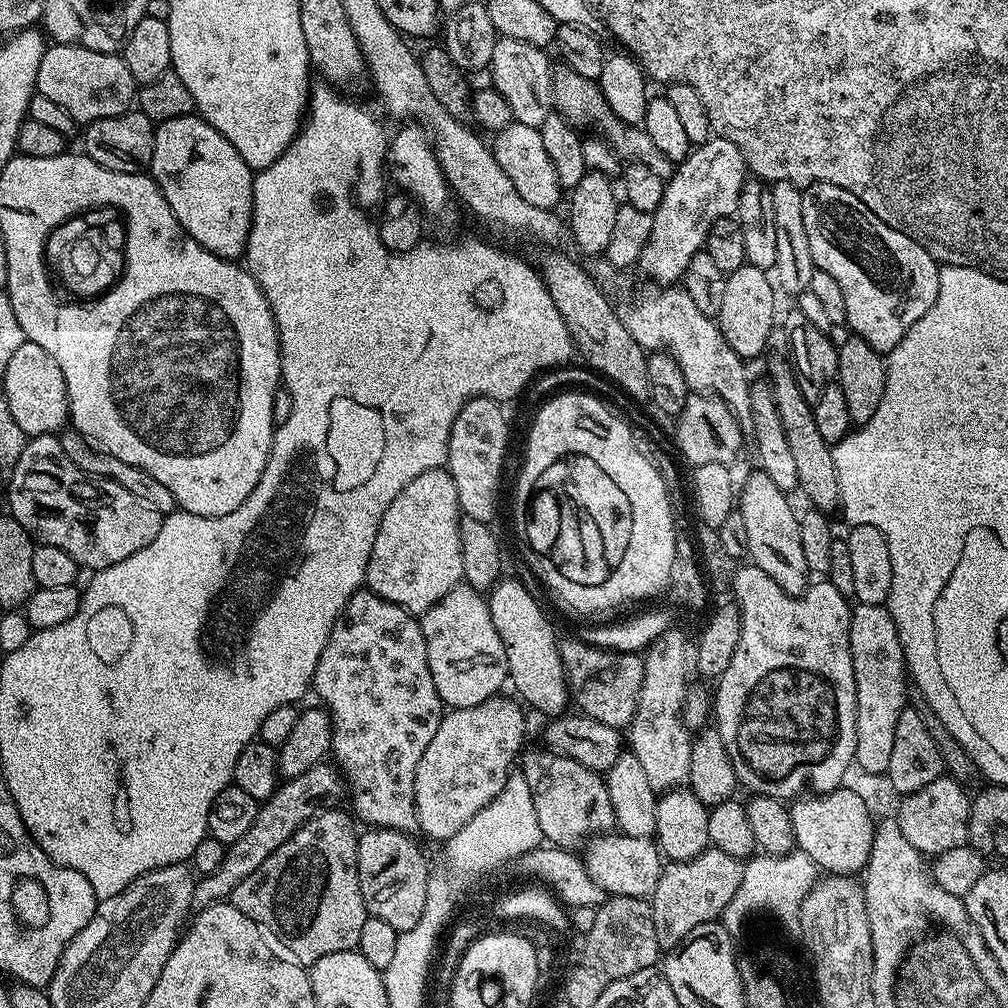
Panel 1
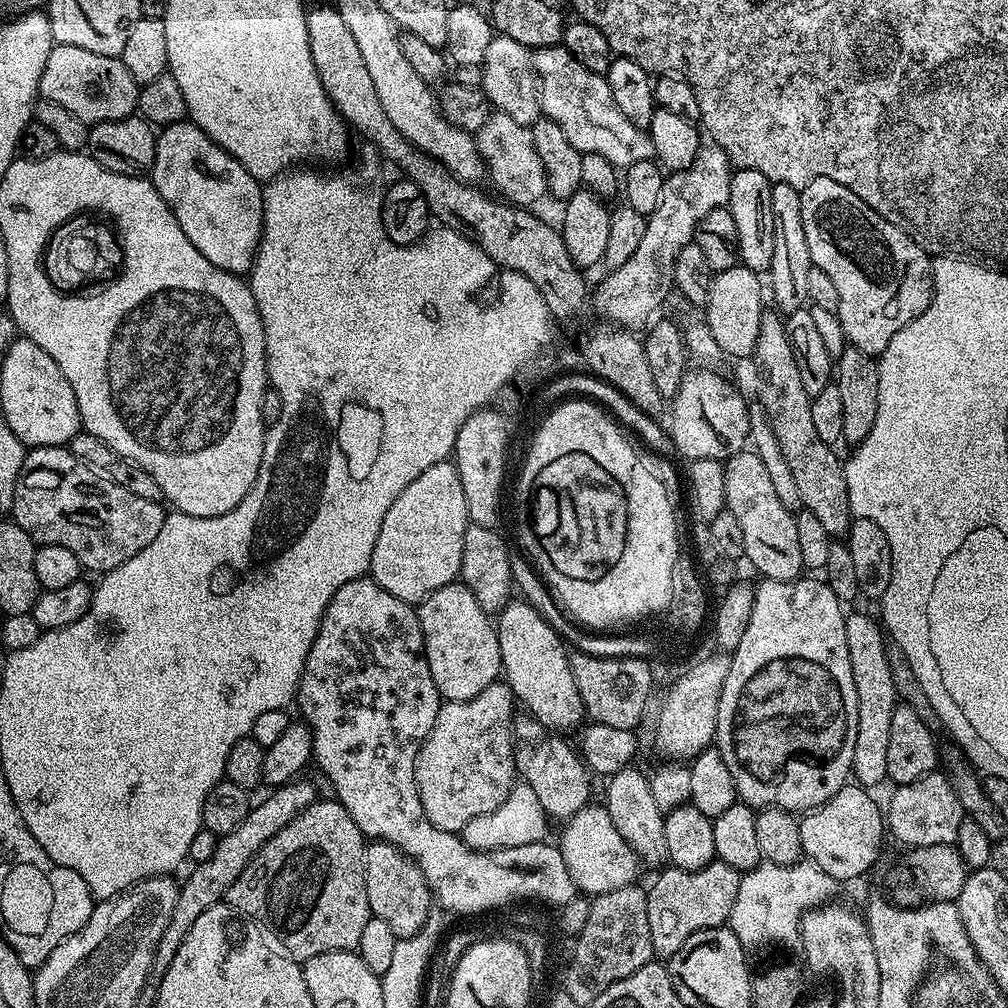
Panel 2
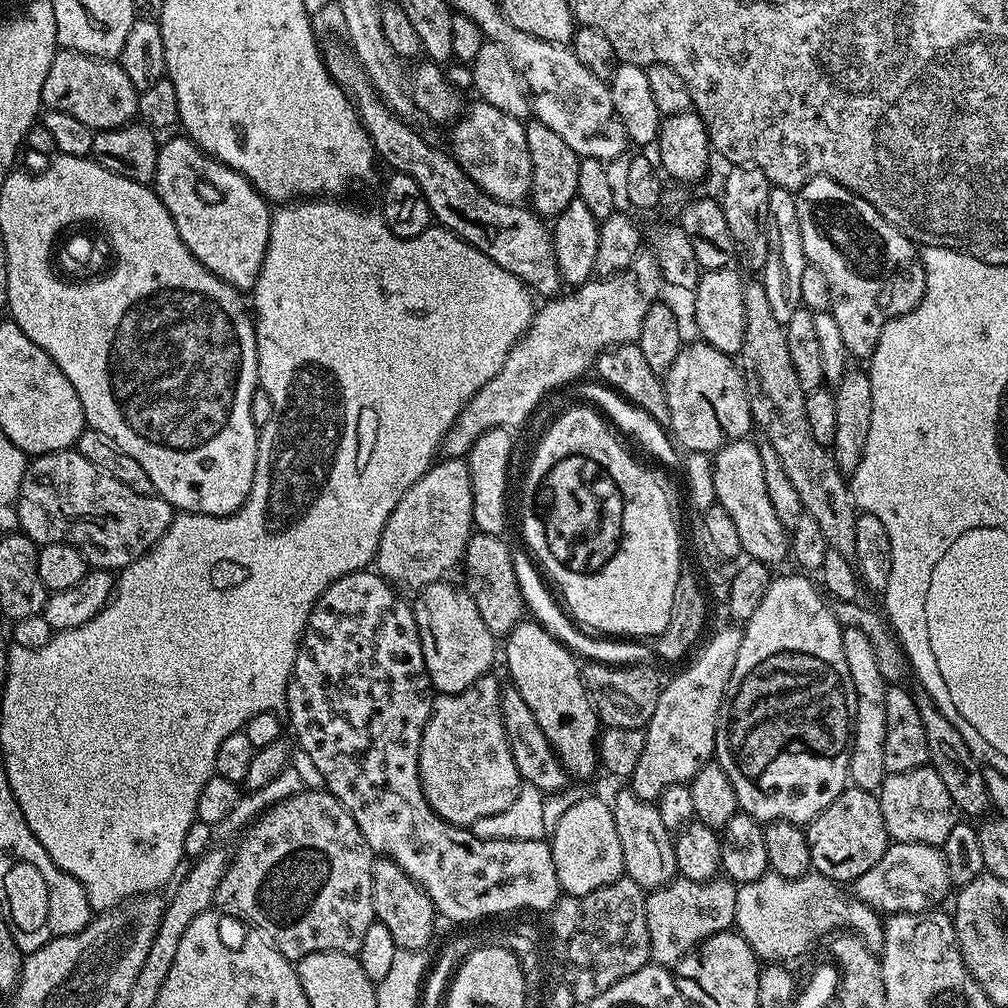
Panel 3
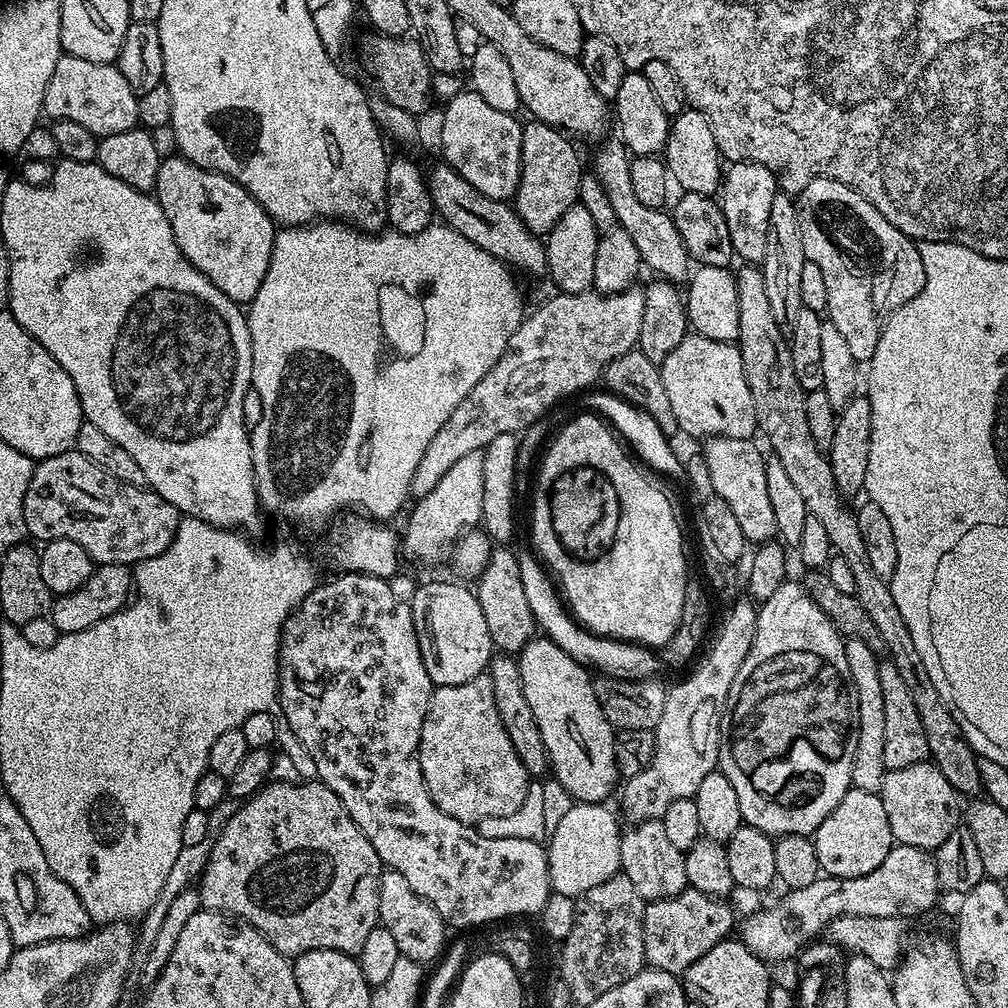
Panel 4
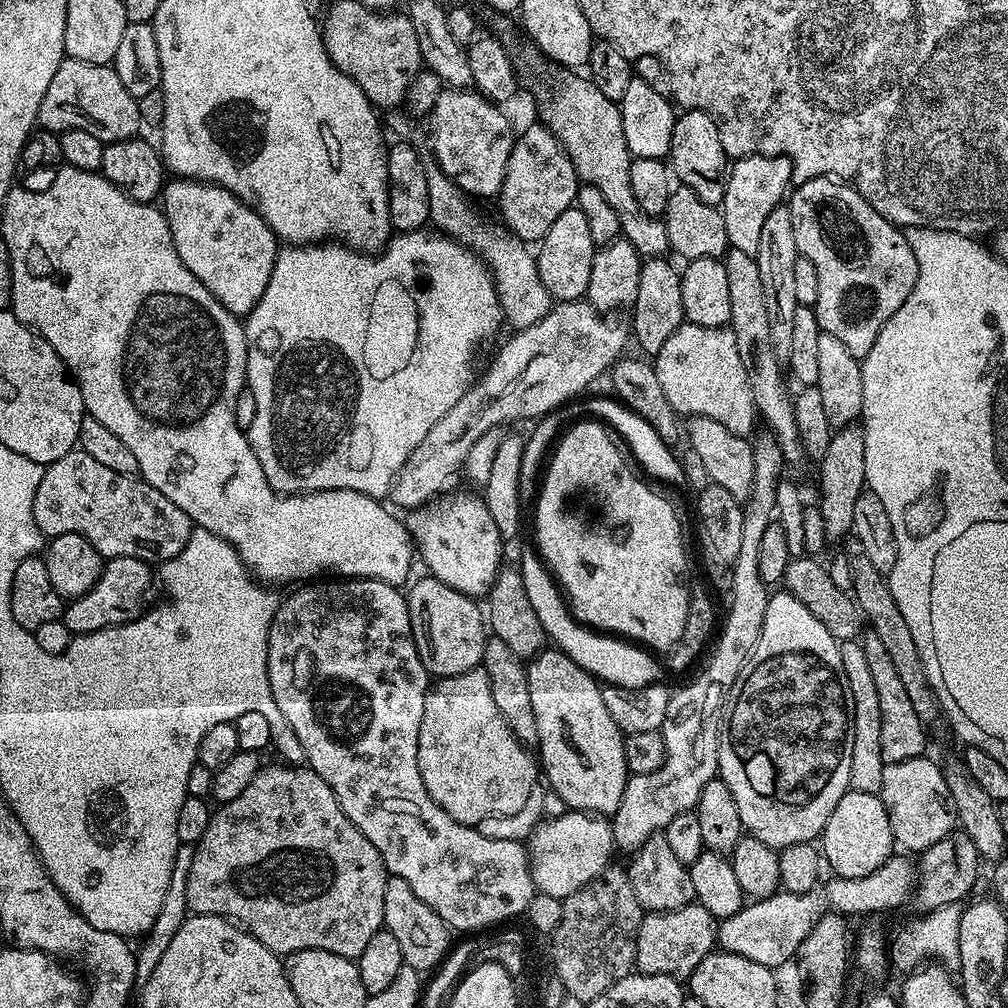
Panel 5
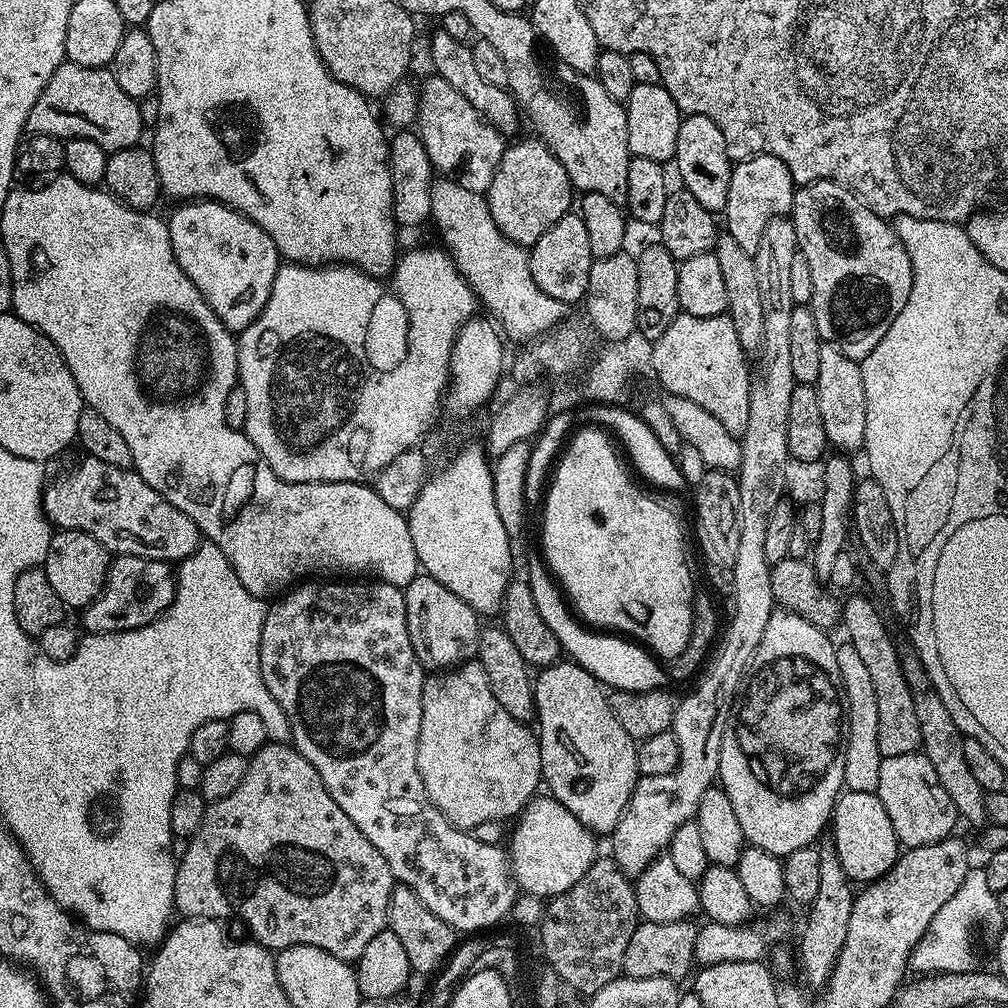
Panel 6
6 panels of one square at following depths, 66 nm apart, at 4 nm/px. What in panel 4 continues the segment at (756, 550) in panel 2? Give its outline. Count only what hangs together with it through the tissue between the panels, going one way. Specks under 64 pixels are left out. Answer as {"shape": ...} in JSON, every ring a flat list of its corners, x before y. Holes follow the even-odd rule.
{"shape":[[709,436,703,441,702,449,706,470,710,470,715,499,724,500,726,506,730,506,734,518,738,518,738,526,742,526,745,541,753,545,771,541,776,536,774,510,770,507,770,497,766,490,766,456,760,453,756,443,755,439]]}

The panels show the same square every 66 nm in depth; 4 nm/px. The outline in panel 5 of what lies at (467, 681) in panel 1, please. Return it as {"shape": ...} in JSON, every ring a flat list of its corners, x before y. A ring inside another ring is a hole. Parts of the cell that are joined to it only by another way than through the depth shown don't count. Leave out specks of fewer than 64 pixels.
{"shape":[[424,574,414,584,406,592,410,626,418,658,422,658,422,666,429,677,466,674,466,670,481,667,486,639,486,616,481,605,479,608,473,597,446,586,446,582,431,574]]}

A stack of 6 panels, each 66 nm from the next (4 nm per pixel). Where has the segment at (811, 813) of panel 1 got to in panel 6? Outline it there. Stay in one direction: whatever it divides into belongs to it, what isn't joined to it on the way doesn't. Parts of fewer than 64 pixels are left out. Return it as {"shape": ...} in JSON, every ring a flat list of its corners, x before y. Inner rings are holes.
{"shape":[[841,791,832,811,830,842,834,846,834,850,838,850,838,862,842,862,842,870,846,870,848,879,860,886,883,881,887,877,888,871,900,859,902,851,900,839,894,834,894,825,890,823,890,814,886,814,886,806,882,806,882,802,876,797,875,792]]}

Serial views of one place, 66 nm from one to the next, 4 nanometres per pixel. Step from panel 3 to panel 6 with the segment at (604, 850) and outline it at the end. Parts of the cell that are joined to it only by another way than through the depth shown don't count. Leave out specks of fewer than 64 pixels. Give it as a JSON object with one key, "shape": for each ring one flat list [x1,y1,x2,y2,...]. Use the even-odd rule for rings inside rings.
{"shape":[[537,794,524,807,519,819,515,821,516,829,511,829,512,845,506,851,512,861,512,879,516,881,521,893,528,893,543,898,561,896,570,890,586,870,598,859,596,852,597,837,578,818,570,814,550,794]]}

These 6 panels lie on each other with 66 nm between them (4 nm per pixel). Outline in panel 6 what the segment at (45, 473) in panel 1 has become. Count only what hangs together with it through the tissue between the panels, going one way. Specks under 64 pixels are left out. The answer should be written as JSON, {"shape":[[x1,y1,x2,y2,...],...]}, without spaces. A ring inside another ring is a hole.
{"shape":[[90,455,69,476,60,476,44,489,44,517,53,529,78,530,90,534,109,553,116,556,141,556,151,560,167,560,179,562,185,560,194,550,200,547,202,537,200,527,192,521,178,506,166,502,154,486,150,486,132,468,110,466,106,462,98,462,98,458]]}

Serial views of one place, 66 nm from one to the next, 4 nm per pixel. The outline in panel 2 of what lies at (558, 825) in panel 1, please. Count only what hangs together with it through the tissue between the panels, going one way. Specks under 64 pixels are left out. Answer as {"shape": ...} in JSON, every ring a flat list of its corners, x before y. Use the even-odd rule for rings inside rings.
{"shape":[[527,714,517,715,513,719,512,739,516,775,530,786,530,790,534,790,538,802,542,802,542,810,548,817,553,821,567,822,574,813,590,803,590,772,573,745,571,748,568,744,560,744,559,735,553,734,546,726,542,726,542,722]]}

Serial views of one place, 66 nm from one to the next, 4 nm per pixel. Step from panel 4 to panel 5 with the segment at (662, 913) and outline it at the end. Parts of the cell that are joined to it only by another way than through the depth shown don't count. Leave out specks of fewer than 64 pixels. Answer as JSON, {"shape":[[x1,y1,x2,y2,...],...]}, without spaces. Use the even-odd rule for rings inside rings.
{"shape":[[698,903,687,904,673,912,649,912,638,926,636,939,636,966,639,974,673,976,681,982,717,947,715,916]]}

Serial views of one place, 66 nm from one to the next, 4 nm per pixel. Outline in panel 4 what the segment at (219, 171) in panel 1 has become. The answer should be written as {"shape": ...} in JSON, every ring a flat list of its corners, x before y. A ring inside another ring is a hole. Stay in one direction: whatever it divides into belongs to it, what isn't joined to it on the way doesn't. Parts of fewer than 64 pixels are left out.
{"shape":[[171,155,161,159,154,195,162,206,162,214,166,214,166,222,170,222,170,230,174,230,178,250,182,250,184,257,202,274,206,274,206,278,210,278,222,294,229,296,236,304,247,305,258,294,262,278,266,278,266,270,276,248,276,221,245,188,226,178,226,174,206,170,182,155]]}

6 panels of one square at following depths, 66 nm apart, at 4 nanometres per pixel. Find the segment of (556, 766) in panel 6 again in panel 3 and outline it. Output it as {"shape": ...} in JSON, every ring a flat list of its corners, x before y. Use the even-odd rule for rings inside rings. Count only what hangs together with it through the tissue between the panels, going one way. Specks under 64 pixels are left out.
{"shape":[[525,618,503,641,502,660,508,663,508,676,511,687,522,694,526,706,530,706,530,714,534,714,538,726,542,726,542,734,550,742,550,746,556,752,556,757,562,762,562,766,568,772,569,777,584,780,598,772,598,741,602,731,599,716,597,716,591,698,584,685,584,679,580,676,581,665,577,657,562,641,552,637,550,633,536,623,532,618]]}

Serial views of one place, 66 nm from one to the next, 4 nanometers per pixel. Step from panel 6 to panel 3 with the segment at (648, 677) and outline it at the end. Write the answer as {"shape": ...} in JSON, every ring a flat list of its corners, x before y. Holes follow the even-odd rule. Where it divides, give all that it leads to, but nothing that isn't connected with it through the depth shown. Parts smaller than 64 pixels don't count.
{"shape":[[513,549,512,561,514,562,514,572,517,575,518,586,523,596,525,609,529,612,529,615,544,630,550,633,552,637,556,637,559,641,562,641,575,655,593,663,610,664,613,667,643,663,651,657,651,649,649,647,647,649,642,645,645,643,636,640,597,636,576,624,561,604,561,601,555,596,553,589,545,580,543,573,539,570,537,563,533,560,527,549]]}

